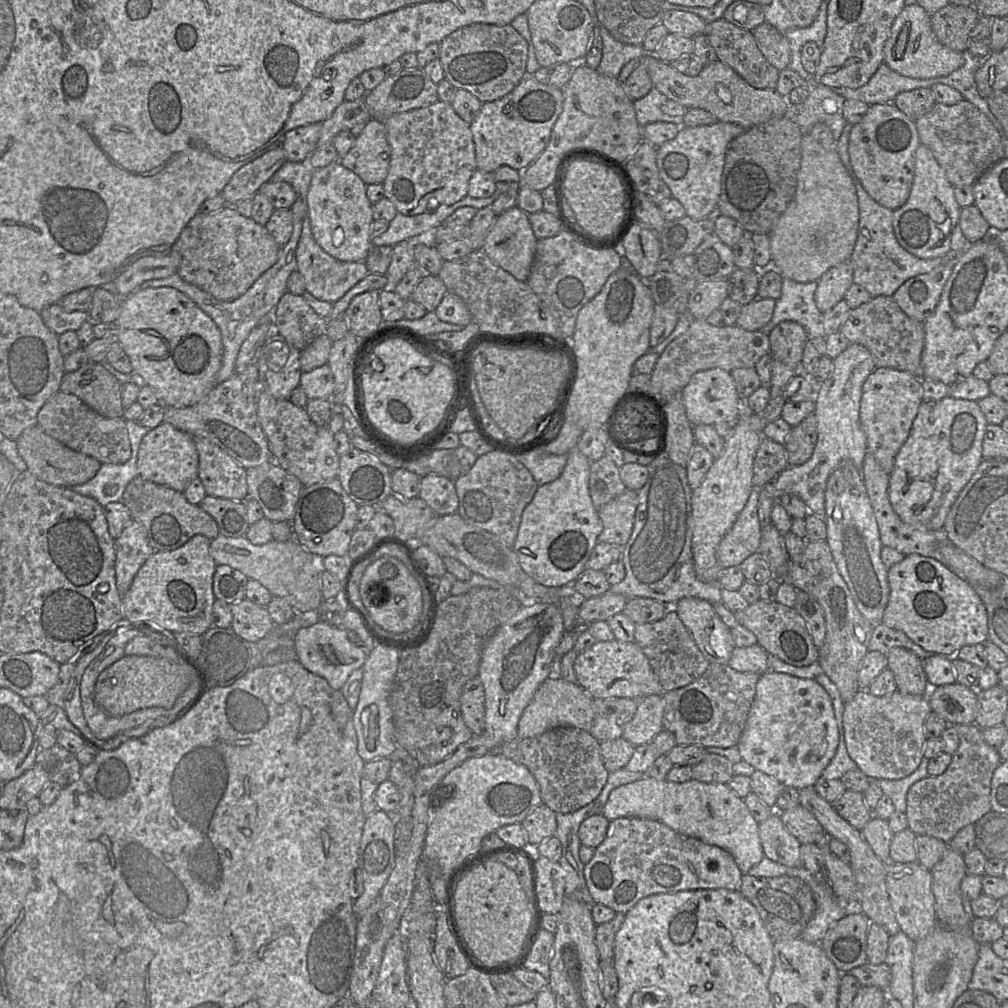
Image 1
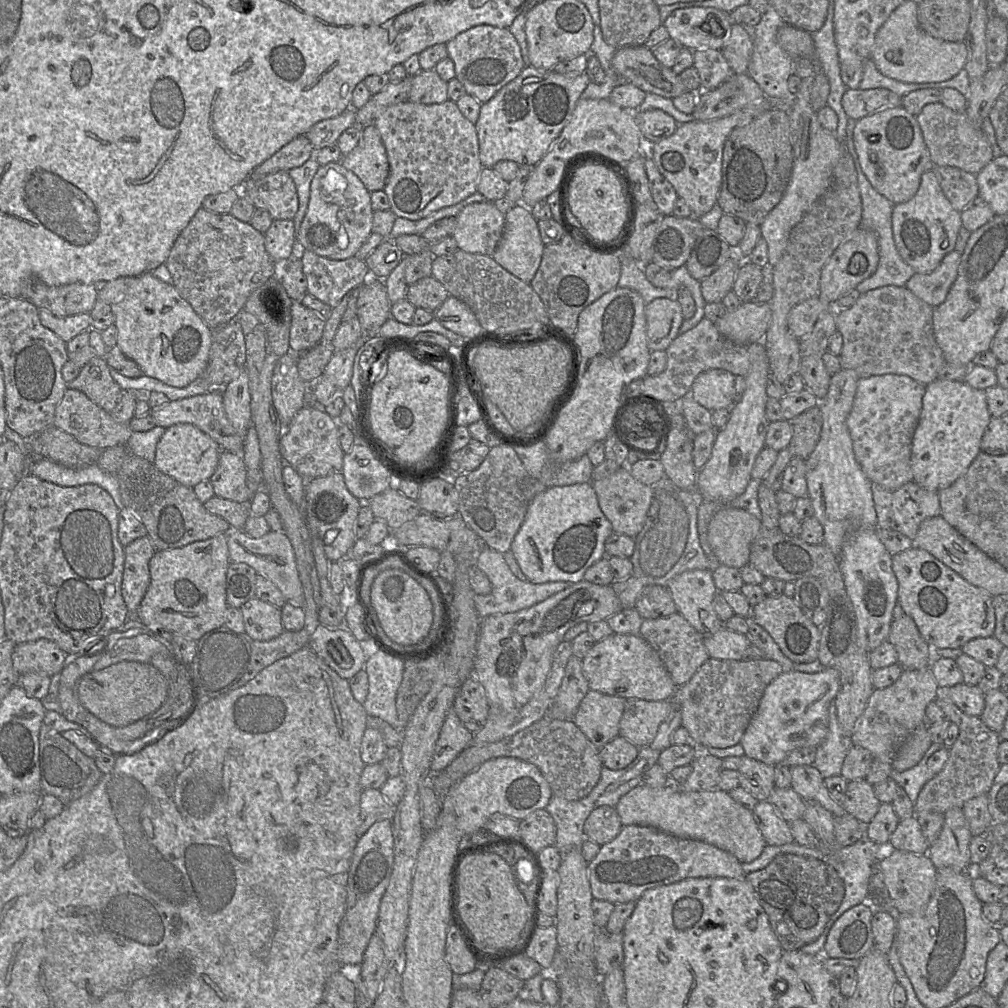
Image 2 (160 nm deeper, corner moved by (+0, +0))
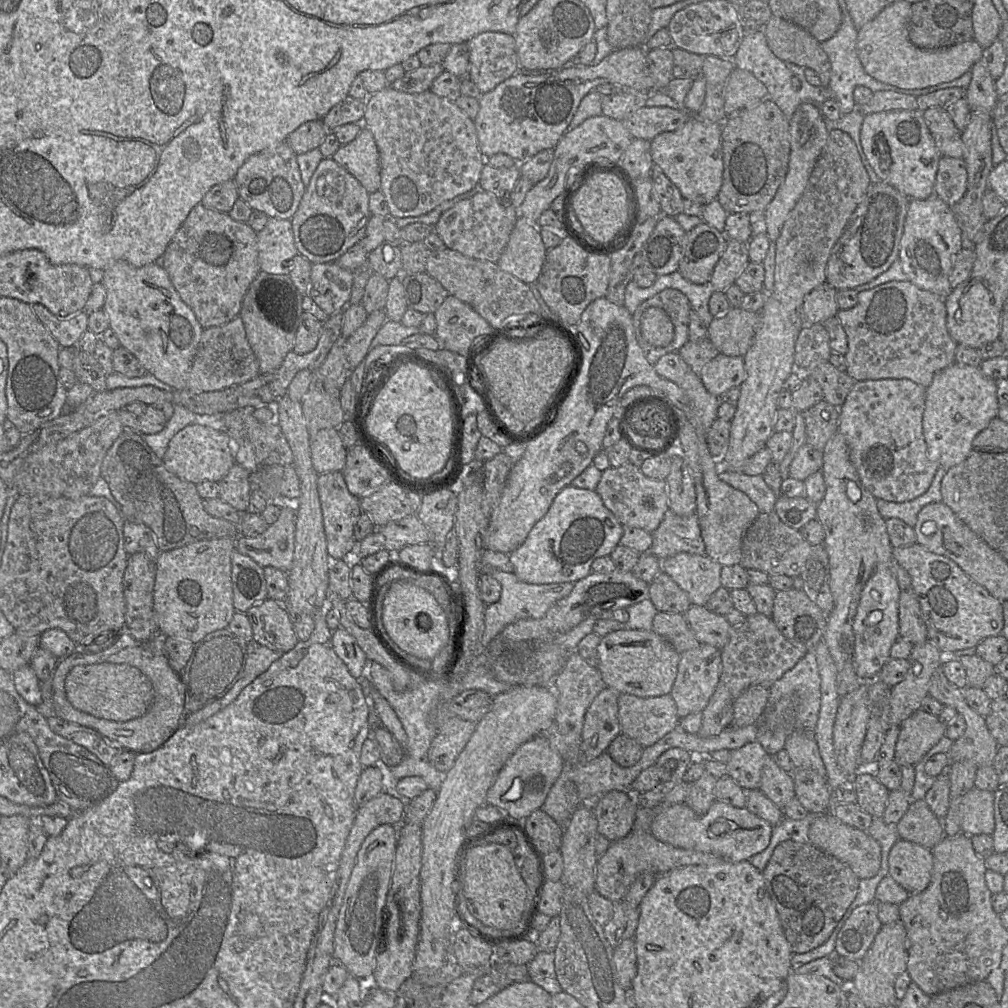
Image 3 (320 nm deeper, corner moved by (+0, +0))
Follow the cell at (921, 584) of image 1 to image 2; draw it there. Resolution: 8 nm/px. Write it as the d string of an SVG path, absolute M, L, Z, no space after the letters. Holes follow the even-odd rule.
M912 546L892 556L892 569L898 582L897 603L904 613L914 620L921 636L933 651L944 648L958 649L973 639L993 636L995 630L993 596L968 583L928 551Z

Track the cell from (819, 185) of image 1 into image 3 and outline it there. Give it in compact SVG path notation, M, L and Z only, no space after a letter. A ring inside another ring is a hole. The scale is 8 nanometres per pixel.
M804 103L798 107L790 119L790 158L787 174L778 188L774 198L765 209L767 225L766 234L770 241L776 241L781 233L784 222L801 198L810 178L810 175L819 159L829 136L825 118L820 108Z

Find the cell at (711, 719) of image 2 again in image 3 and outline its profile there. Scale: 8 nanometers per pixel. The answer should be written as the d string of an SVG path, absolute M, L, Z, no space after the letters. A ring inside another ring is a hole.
M755 685L745 690L733 704L731 727L740 728L761 721L767 707L770 688Z

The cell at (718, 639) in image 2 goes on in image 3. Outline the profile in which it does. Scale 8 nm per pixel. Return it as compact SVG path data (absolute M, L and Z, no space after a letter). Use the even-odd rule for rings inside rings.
M691 605L684 613L689 628L701 644L722 650L728 643L733 627L726 617L709 611L706 606Z

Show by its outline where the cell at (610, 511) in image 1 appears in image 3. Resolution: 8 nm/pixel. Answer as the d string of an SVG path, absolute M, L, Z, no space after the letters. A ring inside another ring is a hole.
M630 462L602 471L595 491L600 495L604 506L623 526L641 528L649 533L659 526L669 508L666 481L645 476L640 468Z

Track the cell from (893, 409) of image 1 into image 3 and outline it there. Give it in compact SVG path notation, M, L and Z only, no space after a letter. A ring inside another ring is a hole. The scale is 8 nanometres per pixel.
M909 379L856 381L840 407L839 431L846 440L850 459L864 487L876 498L906 502L924 494L939 466L929 460L923 435L926 389Z

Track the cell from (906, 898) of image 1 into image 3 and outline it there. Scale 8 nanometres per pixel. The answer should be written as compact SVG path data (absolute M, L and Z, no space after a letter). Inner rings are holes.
M899 839L889 856L889 876L909 894L923 891L932 877L932 849Z

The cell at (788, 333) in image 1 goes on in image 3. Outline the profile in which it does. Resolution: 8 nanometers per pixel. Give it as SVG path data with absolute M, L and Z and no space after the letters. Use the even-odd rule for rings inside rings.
M827 282L813 289L802 303L802 320L805 325L824 323L837 315L837 292Z

